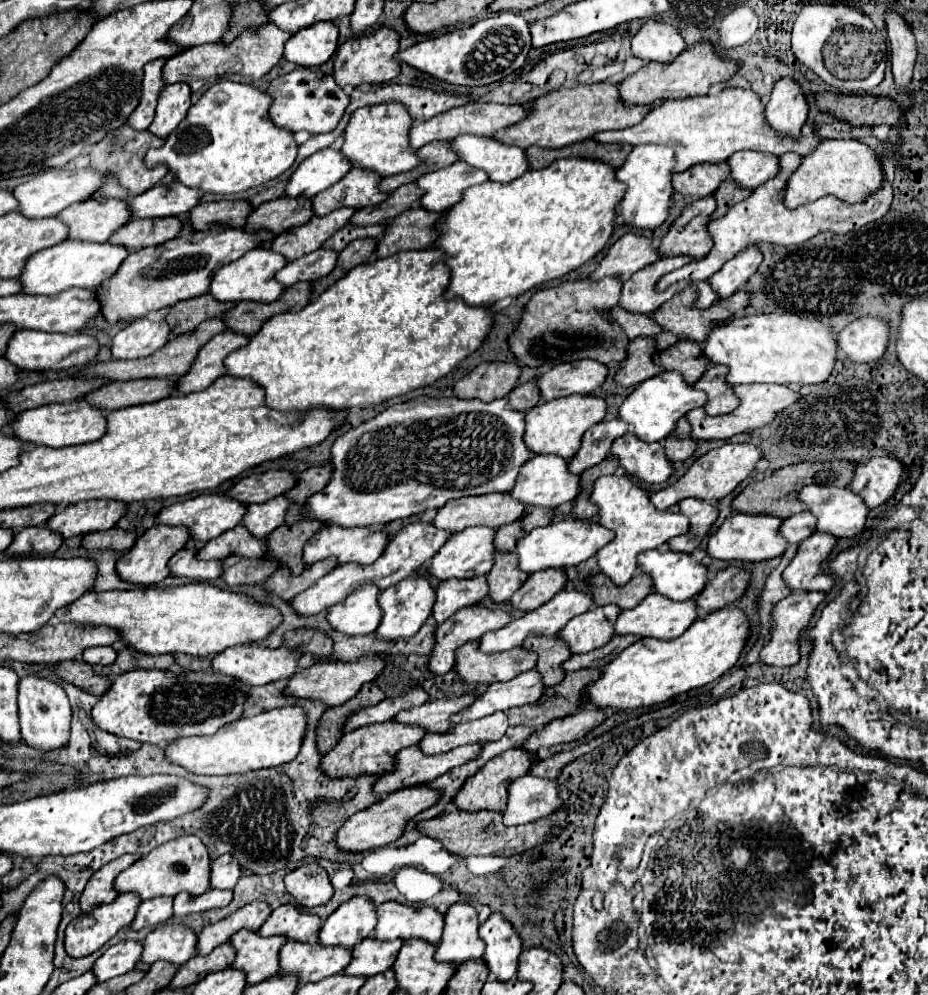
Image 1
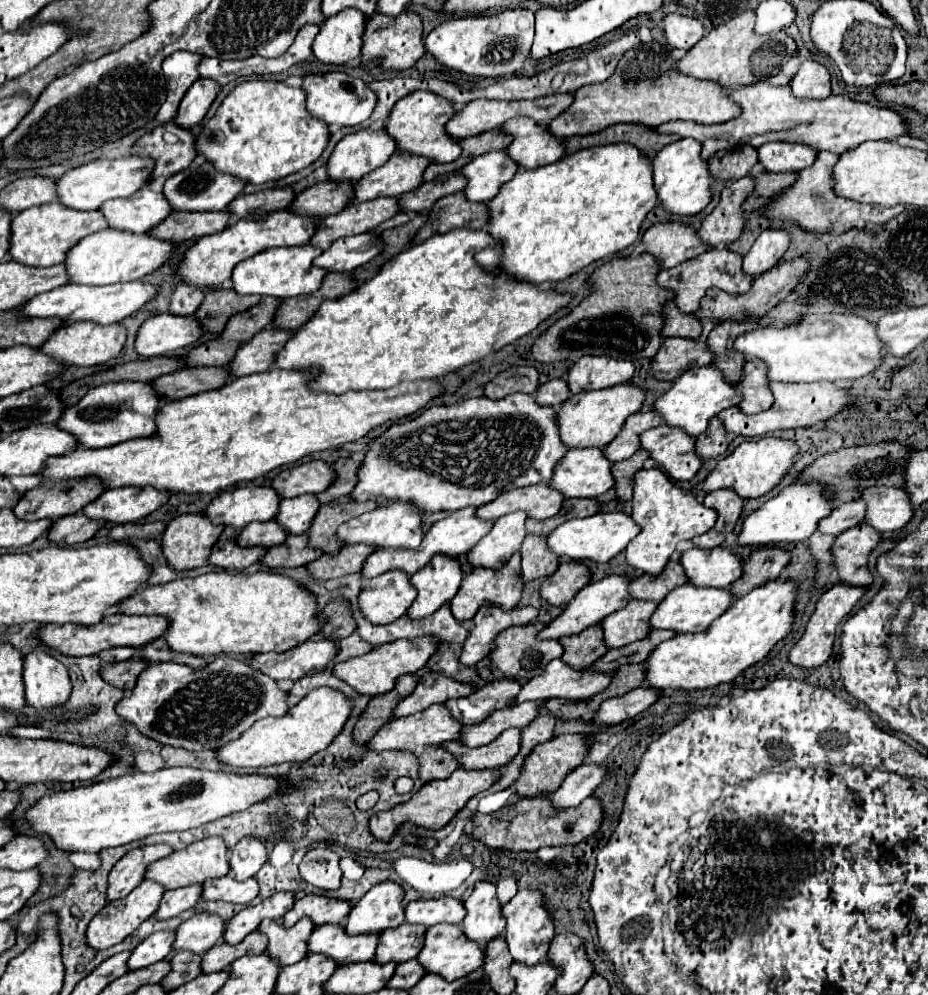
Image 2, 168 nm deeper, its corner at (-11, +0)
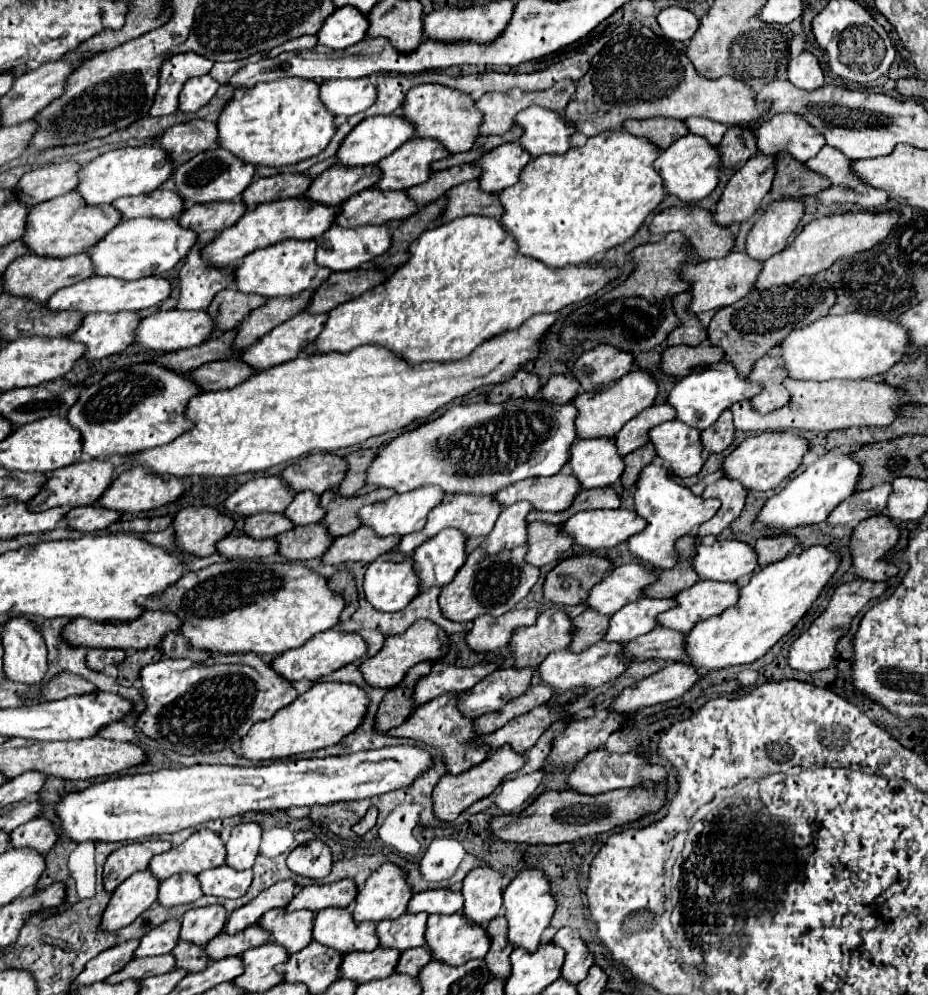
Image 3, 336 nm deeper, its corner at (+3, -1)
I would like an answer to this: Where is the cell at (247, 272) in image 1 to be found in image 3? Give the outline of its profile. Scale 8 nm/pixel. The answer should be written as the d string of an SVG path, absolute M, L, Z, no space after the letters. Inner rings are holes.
M284 239L276 245L256 249L248 257L244 257L244 261L238 263L234 283L242 293L258 293L258 295L264 295L264 297L296 295L296 293L302 293L306 289L314 291L332 273L328 267L316 265L314 253L316 253L316 241L314 239L308 239L308 241Z

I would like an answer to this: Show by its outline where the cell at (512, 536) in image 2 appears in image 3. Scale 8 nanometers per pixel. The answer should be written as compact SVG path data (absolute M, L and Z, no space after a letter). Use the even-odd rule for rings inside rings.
M518 501L500 513L496 527L486 537L488 553L496 553L502 549L514 549L526 543L528 539L526 515L530 513L530 509L532 505L528 501Z

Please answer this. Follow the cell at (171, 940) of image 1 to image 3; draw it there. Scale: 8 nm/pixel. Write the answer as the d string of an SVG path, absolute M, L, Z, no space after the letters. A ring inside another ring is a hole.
M222 905L190 909L188 913L184 913L180 939L196 945L206 945L224 929L226 919L228 919L228 913Z

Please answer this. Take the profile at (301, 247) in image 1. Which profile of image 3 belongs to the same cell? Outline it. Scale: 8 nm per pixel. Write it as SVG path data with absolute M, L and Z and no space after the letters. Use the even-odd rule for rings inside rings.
M378 187L364 189L352 195L336 219L336 225L358 227L358 225L380 225L392 219L408 219L418 213L416 201L404 191L380 191Z

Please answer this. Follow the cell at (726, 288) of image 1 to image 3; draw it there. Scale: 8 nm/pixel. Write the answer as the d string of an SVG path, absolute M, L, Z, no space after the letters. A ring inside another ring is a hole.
M792 197L774 199L748 233L746 253L752 255L752 259L760 261L766 261L772 255L780 253L786 247L788 237L796 229L802 215L804 215L802 201Z

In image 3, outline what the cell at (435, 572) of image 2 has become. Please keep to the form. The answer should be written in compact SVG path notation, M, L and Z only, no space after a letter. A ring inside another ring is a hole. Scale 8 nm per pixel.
M442 529L414 551L414 569L422 589L426 585L444 587L454 579L466 561L466 537L460 529Z

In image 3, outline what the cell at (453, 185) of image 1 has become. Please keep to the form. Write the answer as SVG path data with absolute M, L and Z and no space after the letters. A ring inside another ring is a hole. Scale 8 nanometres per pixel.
M506 143L496 147L494 151L482 155L476 165L482 167L480 185L488 193L498 193L510 185L516 185L520 179L520 171L530 161L530 153L516 143Z

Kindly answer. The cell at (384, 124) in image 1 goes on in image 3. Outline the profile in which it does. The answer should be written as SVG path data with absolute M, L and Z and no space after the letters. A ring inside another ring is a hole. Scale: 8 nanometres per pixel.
M418 85L408 91L402 109L404 117L416 125L416 137L438 139L450 153L472 149L480 137L480 123L484 115L476 109L474 99L464 91L446 85Z

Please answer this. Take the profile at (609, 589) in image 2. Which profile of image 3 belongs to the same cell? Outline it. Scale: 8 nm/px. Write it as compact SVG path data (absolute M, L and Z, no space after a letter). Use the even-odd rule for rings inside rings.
M628 563L616 567L602 583L590 589L586 605L604 615L614 615L624 605L642 597L644 589L658 579L658 569L646 563Z

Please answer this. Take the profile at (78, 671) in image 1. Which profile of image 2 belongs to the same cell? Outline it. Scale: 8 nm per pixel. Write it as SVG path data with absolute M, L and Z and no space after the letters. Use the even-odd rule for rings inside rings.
M132 658L132 660L126 660L126 662L114 662L114 664L102 664L100 666L100 676L104 682L124 690L126 694L134 688L136 684L136 678L138 674L146 668L148 664L138 660L138 658Z

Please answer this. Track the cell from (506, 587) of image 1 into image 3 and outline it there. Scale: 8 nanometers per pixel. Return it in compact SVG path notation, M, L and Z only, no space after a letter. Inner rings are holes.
M534 521L528 527L528 563L542 567L546 563L558 561L564 551L568 551L574 539L568 533L560 533L560 525L548 525L542 521Z

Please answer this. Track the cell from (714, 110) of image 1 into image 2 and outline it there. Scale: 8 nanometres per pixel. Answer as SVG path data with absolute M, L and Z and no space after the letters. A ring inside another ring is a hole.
M756 82L750 86L730 90L730 98L740 106L740 116L724 124L698 124L690 120L670 120L656 126L656 132L678 134L680 138L694 138L702 144L702 160L708 160L720 150L738 150L742 146L760 148L766 142L798 142L816 152L828 150L842 154L846 148L854 148L866 140L882 140L908 134L904 118L888 108L854 102L846 96L828 96L826 100L798 100L788 86L770 86Z

